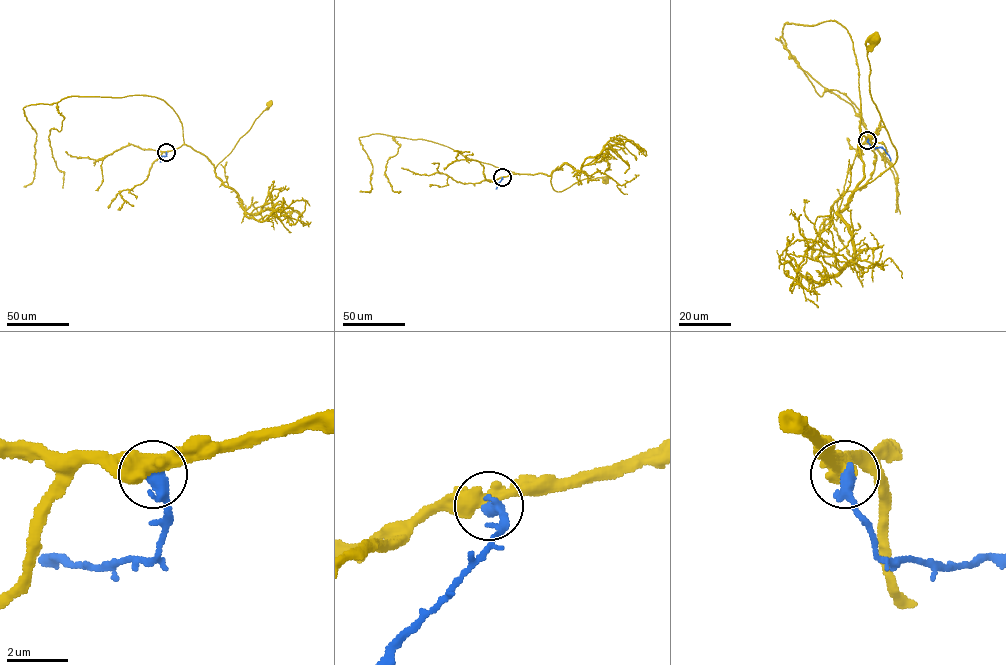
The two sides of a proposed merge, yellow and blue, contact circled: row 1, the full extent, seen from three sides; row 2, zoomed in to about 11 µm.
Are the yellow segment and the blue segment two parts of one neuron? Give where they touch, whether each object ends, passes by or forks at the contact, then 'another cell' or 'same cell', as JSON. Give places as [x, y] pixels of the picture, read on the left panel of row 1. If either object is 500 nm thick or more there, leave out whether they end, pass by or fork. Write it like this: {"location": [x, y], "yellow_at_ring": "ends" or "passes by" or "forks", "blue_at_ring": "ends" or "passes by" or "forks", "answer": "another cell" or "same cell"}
{"location": [166, 152], "answer": "another cell"}

